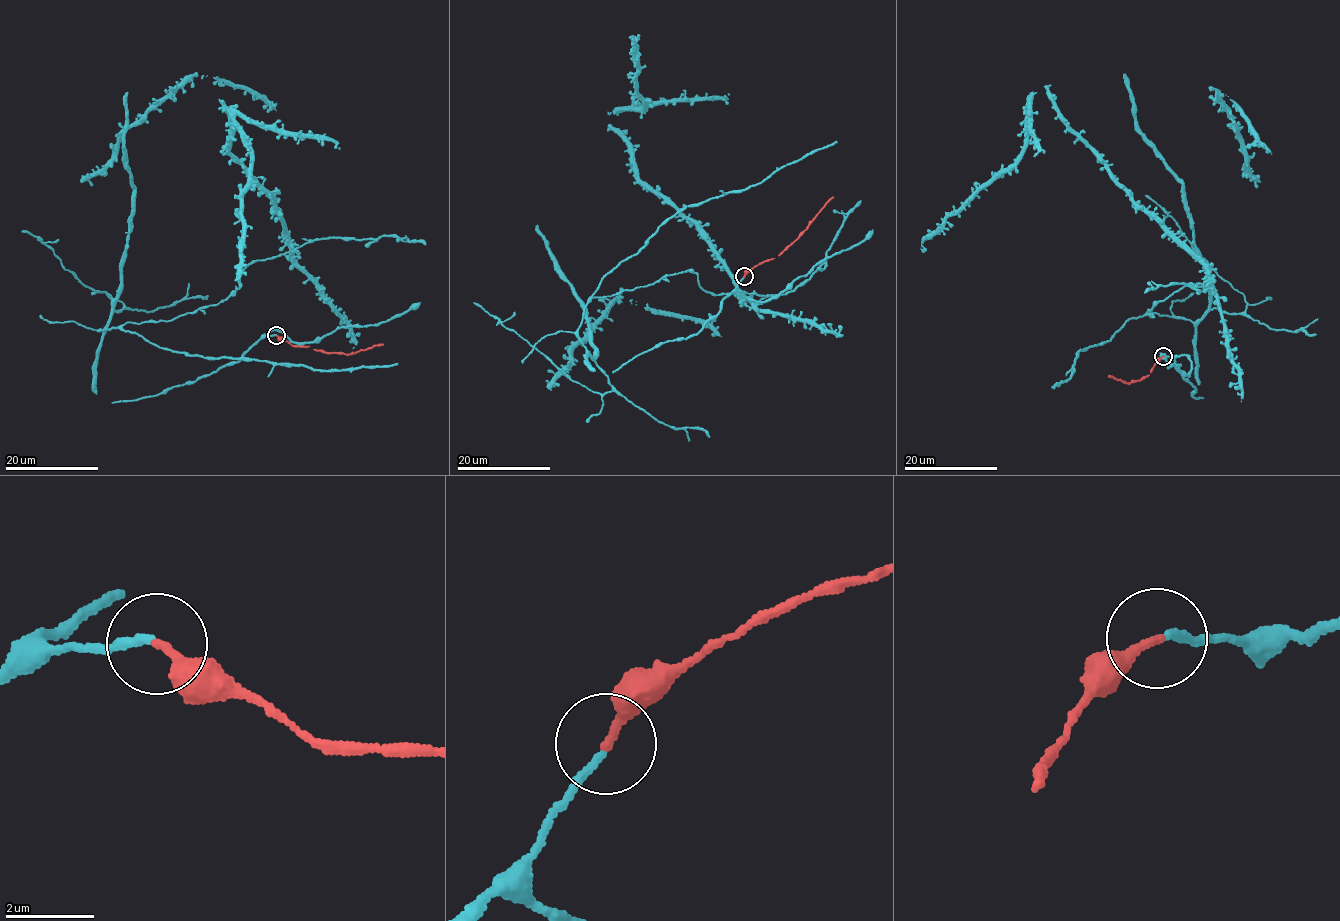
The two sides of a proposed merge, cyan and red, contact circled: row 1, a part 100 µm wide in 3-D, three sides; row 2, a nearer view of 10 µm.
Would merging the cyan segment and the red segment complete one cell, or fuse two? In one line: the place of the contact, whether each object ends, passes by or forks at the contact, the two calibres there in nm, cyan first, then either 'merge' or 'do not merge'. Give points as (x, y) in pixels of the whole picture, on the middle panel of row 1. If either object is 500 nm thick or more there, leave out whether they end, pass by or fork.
at (744, 276); cyan ends there; red ends there; 170 nm thick on the cyan side, 200 nm on the other; merge

